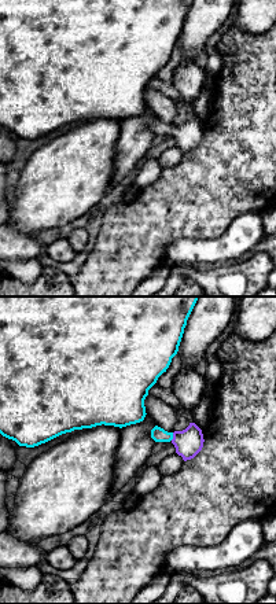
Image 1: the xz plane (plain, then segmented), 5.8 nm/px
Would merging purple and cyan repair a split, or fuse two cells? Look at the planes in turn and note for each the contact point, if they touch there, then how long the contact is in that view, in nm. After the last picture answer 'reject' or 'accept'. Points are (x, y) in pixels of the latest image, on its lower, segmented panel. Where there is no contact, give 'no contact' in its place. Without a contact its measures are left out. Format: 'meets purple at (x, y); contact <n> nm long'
meets purple at (173, 437); contact 50 nm long

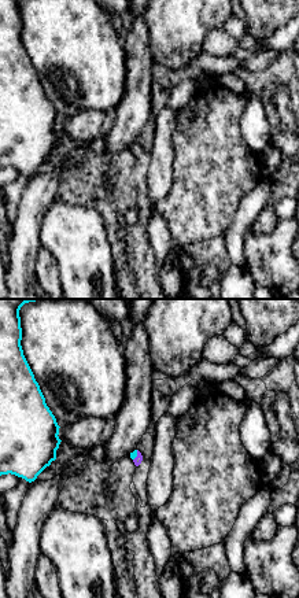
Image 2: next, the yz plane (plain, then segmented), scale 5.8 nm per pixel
meets purple at (137, 456); contact 70 nm long

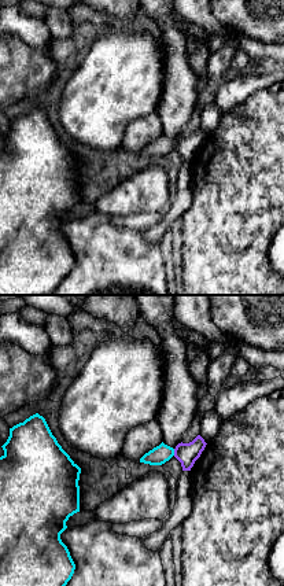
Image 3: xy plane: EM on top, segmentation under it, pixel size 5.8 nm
meets purple at (174, 452); contact 40 nm long

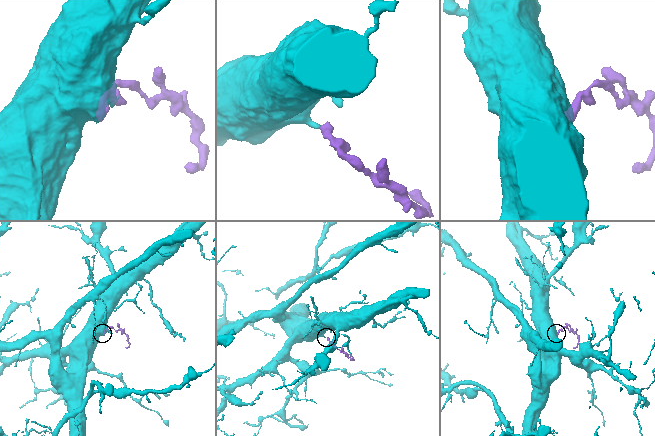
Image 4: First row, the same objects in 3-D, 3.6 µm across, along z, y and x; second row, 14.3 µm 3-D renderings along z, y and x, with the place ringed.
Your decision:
accept

